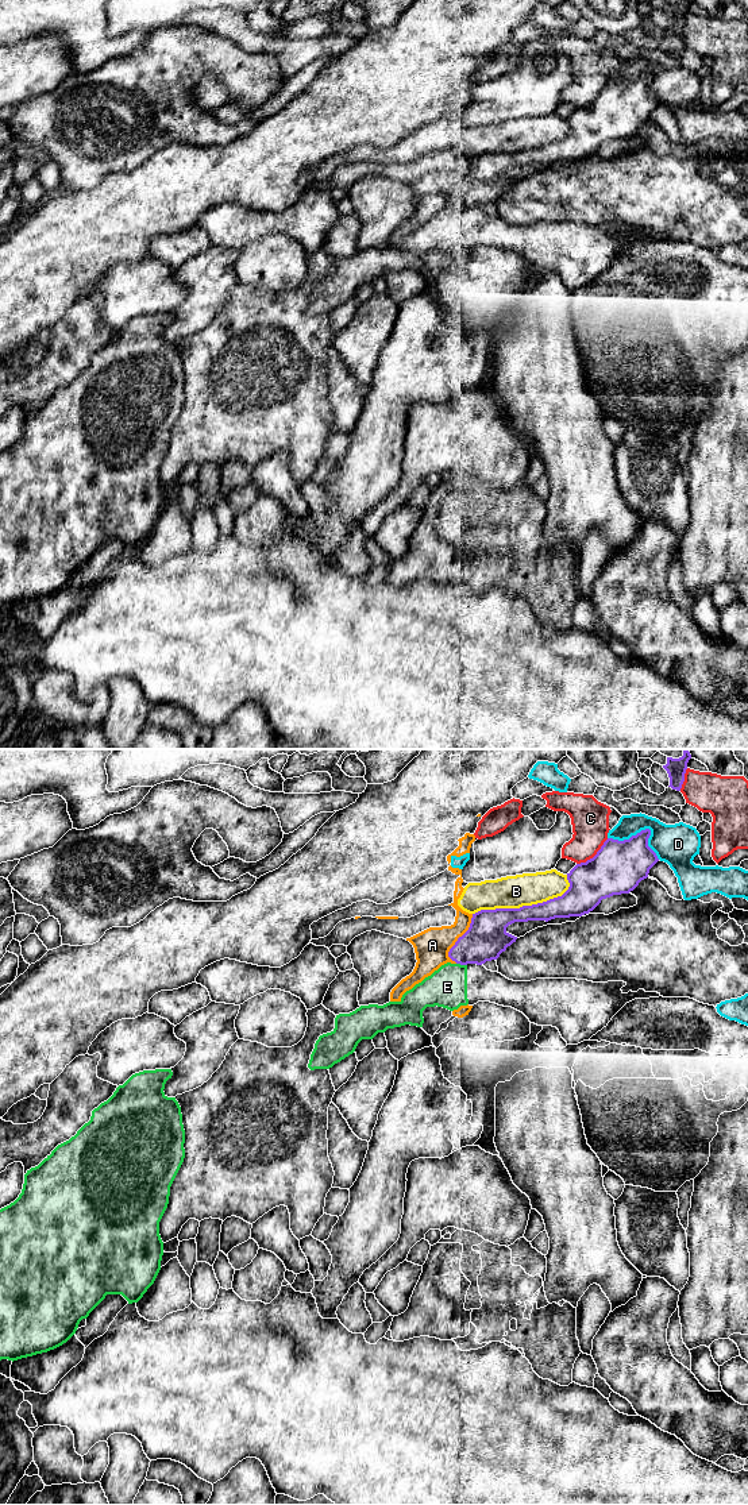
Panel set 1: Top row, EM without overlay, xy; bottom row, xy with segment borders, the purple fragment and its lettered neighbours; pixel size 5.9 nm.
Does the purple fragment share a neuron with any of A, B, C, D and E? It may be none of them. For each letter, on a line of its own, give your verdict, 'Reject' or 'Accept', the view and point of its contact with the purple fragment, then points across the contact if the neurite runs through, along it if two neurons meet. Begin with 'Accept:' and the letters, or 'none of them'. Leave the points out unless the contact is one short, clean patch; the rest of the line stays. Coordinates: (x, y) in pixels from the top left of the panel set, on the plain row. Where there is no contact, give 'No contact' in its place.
Accept: E
A: Reject. Touches purple at xy (458, 182)
B: Reject. Touches purple at xy (527, 150)
C: Reject. Touches purple at xy (594, 100)
D: Reject. Touches purple at xy (643, 74). Boundary: xy (608, 81), (628, 84), (648, 73), (648, 91), (659, 103)
E: Accept. Touches purple at xy (462, 208)

